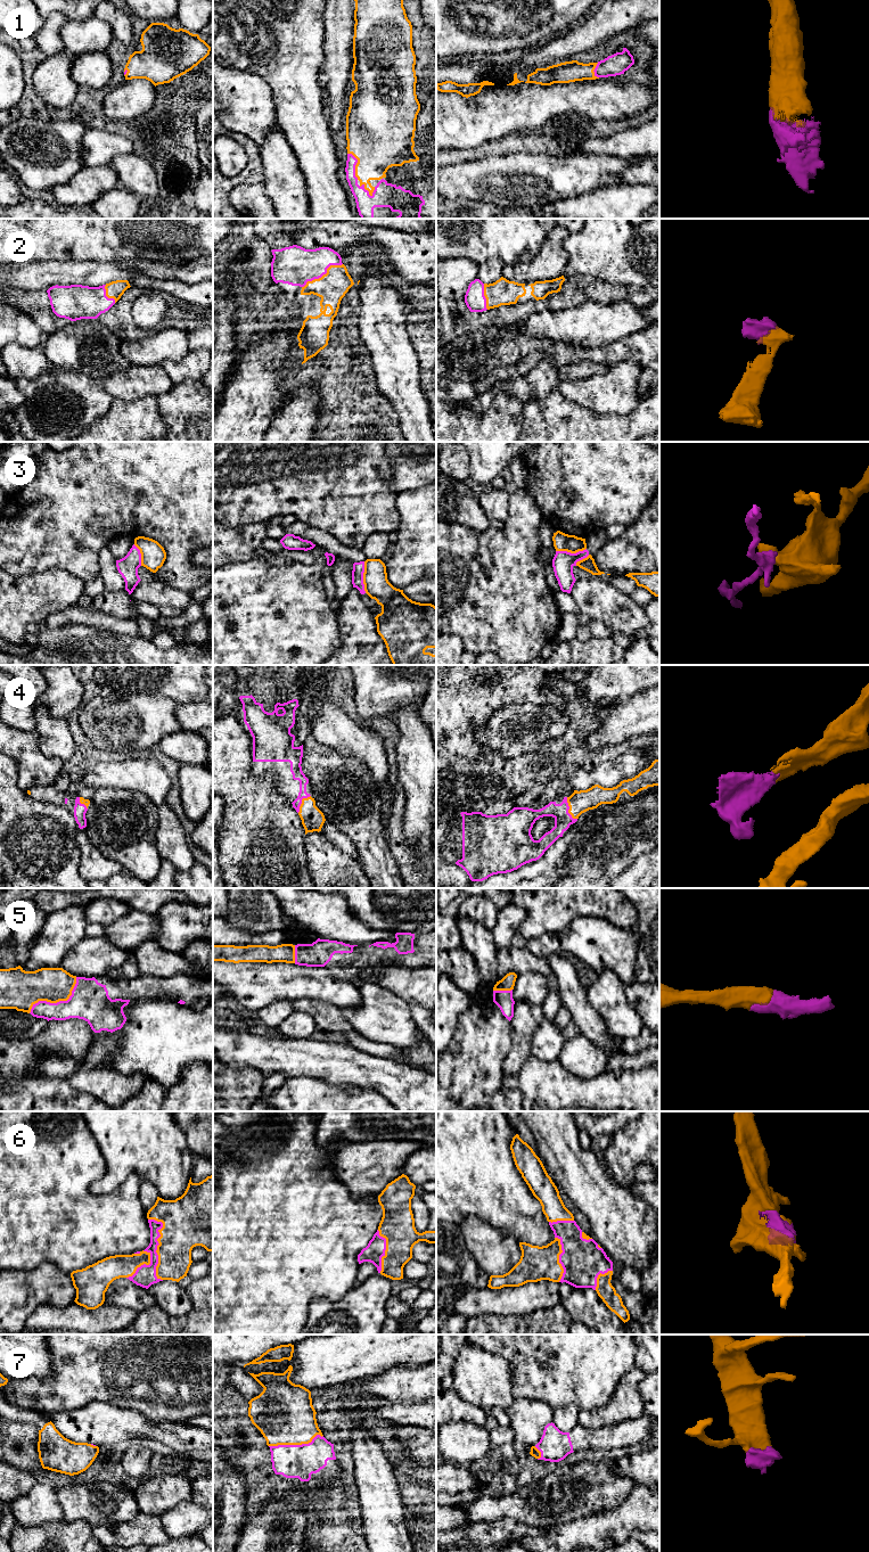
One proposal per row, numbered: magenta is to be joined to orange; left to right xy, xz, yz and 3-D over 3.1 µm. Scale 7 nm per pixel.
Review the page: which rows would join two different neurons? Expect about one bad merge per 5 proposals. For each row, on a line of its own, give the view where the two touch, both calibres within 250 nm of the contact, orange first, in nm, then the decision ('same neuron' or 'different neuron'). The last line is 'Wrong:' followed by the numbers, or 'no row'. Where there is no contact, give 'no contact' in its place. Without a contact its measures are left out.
1: meets orange in xz; 420 nm thick on the orange side, 110 nm on the other; same neuron
2: meets orange in xz; 220 nm thick on the orange side, 280 nm on the other; same neuron
3: meets orange in xz; 180 nm thick on the orange side, 80 nm on the other; different neuron
4: meets orange in yz; 160 nm thick on the orange side, 120 nm on the other; same neuron
5: meets orange in xy; 260 nm thick on the orange side, 280 nm on the other; same neuron
6: meets orange in xy; 320 nm thick on the orange side, 150 nm on the other; same neuron
7: meets orange in xz; 420 nm thick on the orange side, 240 nm on the other; same neuron
Wrong: 3

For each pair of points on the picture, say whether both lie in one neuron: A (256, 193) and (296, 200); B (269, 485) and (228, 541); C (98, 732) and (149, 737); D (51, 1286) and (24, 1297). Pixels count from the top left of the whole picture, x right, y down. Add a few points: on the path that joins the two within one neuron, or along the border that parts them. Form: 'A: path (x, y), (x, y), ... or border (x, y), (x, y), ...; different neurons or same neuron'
A: border (262, 182), (265, 194), (273, 206); different neurons
B: border (265, 523), (247, 523), (237, 526), (224, 525); different neurons
C: path (111, 732), (137, 732); same neuron
D: path (44, 1286), (35, 1287), (31, 1290); same neuron

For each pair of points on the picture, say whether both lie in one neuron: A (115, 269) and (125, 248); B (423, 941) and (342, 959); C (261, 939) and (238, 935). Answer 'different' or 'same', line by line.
A: different
B: same
C: same

